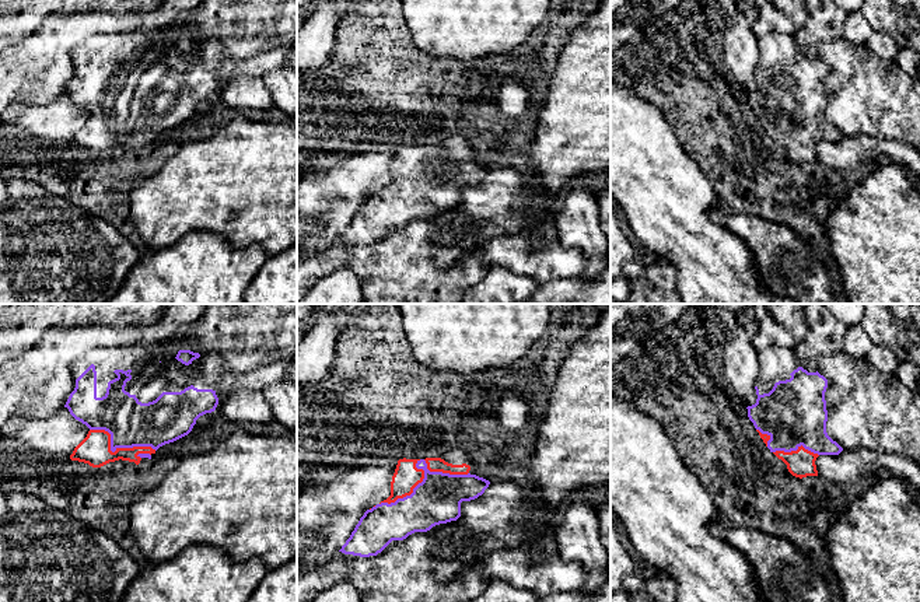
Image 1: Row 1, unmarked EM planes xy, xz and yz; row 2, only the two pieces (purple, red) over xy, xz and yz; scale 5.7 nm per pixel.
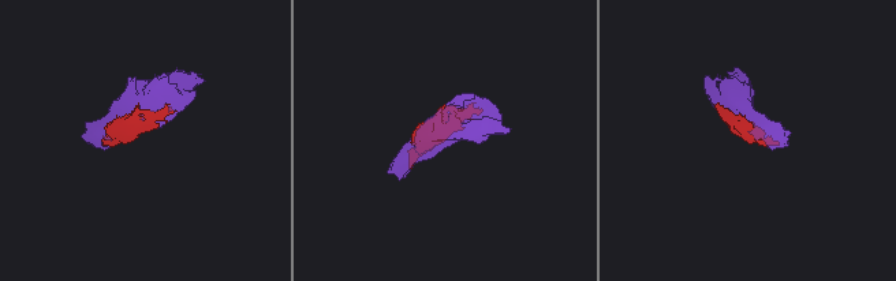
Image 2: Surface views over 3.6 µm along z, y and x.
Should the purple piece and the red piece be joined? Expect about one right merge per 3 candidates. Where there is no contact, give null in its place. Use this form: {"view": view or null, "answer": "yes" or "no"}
{"view": "xy", "answer": "yes"}

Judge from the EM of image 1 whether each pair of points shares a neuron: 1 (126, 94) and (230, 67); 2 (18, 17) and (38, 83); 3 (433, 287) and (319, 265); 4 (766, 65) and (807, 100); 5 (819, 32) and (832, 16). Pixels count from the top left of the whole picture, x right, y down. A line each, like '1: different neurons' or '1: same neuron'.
1: different neurons
2: different neurons
3: same neuron
4: same neuron
5: same neuron

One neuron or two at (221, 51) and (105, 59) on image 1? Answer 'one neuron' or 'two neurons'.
one neuron

